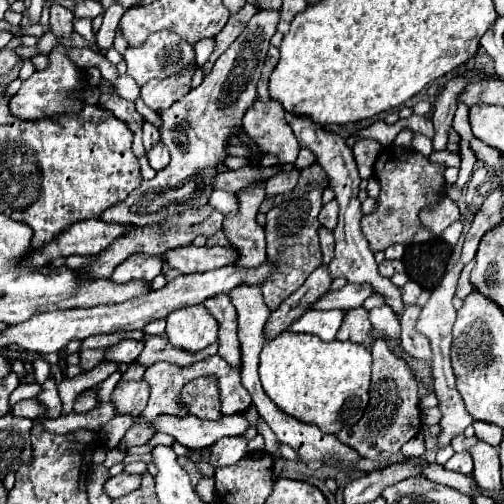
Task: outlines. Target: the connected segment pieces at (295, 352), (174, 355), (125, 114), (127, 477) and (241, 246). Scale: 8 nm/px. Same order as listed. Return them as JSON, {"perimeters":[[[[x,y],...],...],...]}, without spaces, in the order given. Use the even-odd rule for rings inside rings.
{"perimeters":[[[[282,332],[274,340],[266,342],[260,354],[260,380],[266,394],[272,398],[272,402],[278,408],[282,408],[286,414],[298,418],[300,422],[318,426],[326,434],[338,434],[344,426],[356,424],[368,406],[370,364],[372,364],[372,354],[362,344],[338,342],[338,340],[322,342],[314,334]]],[[[146,336],[146,346],[142,350],[142,354],[138,356],[136,362],[144,364],[144,366],[150,366],[150,364],[156,364],[156,362],[170,362],[170,364],[176,364],[176,366],[190,366],[194,362],[200,362],[212,354],[218,352],[218,342],[206,346],[206,350],[200,350],[200,352],[186,352],[182,348],[176,348],[176,346],[170,346],[168,338],[166,336]]],[[[102,94],[98,106],[110,110],[116,118],[120,118],[122,122],[128,124],[128,128],[134,132],[134,144],[132,144],[134,156],[142,158],[142,148],[144,148],[142,146],[142,124],[144,124],[144,118],[136,112],[134,102],[124,100],[124,98],[116,96],[116,94]]],[[[118,474],[118,476],[112,476],[104,488],[112,498],[120,498],[140,488],[140,478],[134,474]]],[[[256,180],[236,192],[238,212],[224,216],[222,230],[238,254],[236,264],[242,268],[258,268],[266,260],[264,228],[256,222],[264,196],[264,180]]]]}

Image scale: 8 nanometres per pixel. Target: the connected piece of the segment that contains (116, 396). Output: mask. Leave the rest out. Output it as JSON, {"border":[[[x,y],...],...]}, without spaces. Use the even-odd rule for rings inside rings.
{"border":[[[138,380],[138,382],[120,382],[114,392],[112,392],[112,404],[118,414],[130,414],[130,416],[138,416],[142,414],[146,402],[150,396],[150,386],[146,380]]]}

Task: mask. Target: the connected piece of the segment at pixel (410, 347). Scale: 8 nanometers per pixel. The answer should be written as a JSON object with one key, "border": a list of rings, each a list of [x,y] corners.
{"border":[[[416,304],[406,306],[400,322],[402,322],[402,348],[412,354],[414,358],[422,358],[426,362],[430,362],[430,342],[426,336],[422,336],[416,330],[416,320],[420,316],[420,308]]]}

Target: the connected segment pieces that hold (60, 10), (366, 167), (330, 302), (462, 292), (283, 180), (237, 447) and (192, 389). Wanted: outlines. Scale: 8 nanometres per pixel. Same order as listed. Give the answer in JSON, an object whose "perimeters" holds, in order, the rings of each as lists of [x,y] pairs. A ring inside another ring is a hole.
{"perimeters":[[[[60,4],[50,6],[50,28],[58,38],[70,36],[74,32],[72,20],[74,20],[74,14],[70,10],[66,10],[64,6],[60,6]]],[[[358,140],[358,144],[354,146],[354,160],[356,160],[356,166],[358,166],[358,172],[360,172],[360,178],[370,178],[372,176],[372,166],[374,166],[374,160],[378,158],[382,150],[382,144],[376,142],[376,140]]],[[[346,284],[340,290],[330,290],[328,294],[324,294],[318,302],[310,304],[312,310],[332,310],[332,308],[340,308],[340,310],[348,310],[348,308],[358,308],[362,306],[362,302],[370,296],[370,288],[368,286],[358,286],[358,284]]],[[[472,260],[472,262],[468,262],[468,264],[464,266],[464,270],[460,272],[460,278],[458,278],[458,288],[456,288],[456,296],[458,296],[458,298],[462,298],[462,300],[464,300],[464,298],[472,292],[472,284],[470,284],[470,280],[468,280],[468,278],[470,278],[470,272],[472,272],[474,264],[476,264],[474,260]]],[[[300,170],[276,174],[276,176],[272,176],[272,178],[266,180],[266,194],[268,194],[268,196],[276,196],[276,194],[290,192],[290,190],[296,186],[298,178],[300,178]]],[[[234,436],[234,438],[222,438],[216,444],[210,446],[210,462],[214,462],[216,468],[220,466],[232,466],[236,464],[240,458],[246,456],[248,448],[246,448],[248,440],[242,436]]],[[[198,378],[182,390],[182,402],[186,402],[188,410],[206,420],[218,420],[222,414],[218,412],[218,390],[214,378]]]]}

